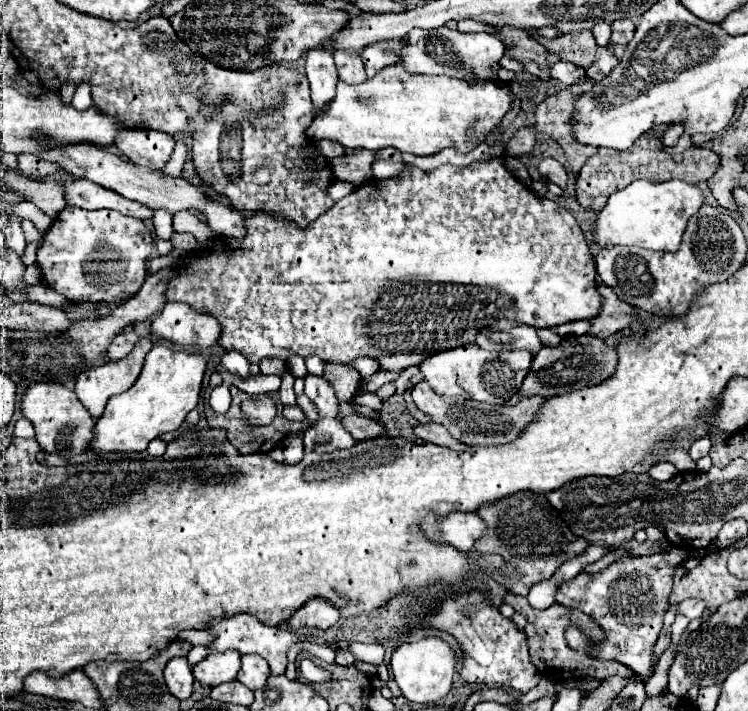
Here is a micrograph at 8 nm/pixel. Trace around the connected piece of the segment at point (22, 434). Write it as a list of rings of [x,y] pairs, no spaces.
[[[20,418],[20,420],[16,422],[14,436],[18,436],[18,438],[34,438],[34,428],[32,428],[32,424],[30,424],[26,418]]]

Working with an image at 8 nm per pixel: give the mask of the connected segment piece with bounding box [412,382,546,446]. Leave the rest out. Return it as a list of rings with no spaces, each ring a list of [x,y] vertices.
[[[418,382],[414,386],[412,400],[416,402],[418,410],[432,416],[432,420],[442,424],[444,428],[448,428],[448,432],[454,438],[458,438],[464,444],[472,444],[472,446],[500,446],[500,444],[508,444],[512,440],[516,440],[522,434],[522,430],[530,422],[534,422],[538,410],[546,402],[546,398],[542,398],[542,396],[532,396],[532,398],[524,398],[522,402],[518,402],[514,406],[512,404],[494,406],[494,404],[484,404],[484,402],[476,402],[476,400],[438,396],[428,386],[428,382]]]

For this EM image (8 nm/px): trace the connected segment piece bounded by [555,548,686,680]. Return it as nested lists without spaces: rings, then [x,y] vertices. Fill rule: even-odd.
[[[678,548],[666,554],[642,558],[626,556],[596,574],[578,574],[576,578],[560,584],[556,602],[588,614],[606,636],[602,642],[592,644],[586,636],[582,636],[576,624],[570,624],[566,628],[566,642],[570,648],[588,652],[600,660],[618,660],[620,664],[626,664],[634,674],[642,674],[648,680],[652,676],[650,648],[654,646],[654,640],[664,626],[664,612],[670,606],[668,596],[672,592],[672,576],[684,558],[686,554]]]

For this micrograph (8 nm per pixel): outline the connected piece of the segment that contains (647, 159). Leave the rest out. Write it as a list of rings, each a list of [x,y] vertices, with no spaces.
[[[642,134],[632,144],[632,148],[626,152],[614,152],[614,150],[600,148],[600,154],[588,158],[578,174],[578,180],[576,180],[578,202],[588,210],[598,212],[606,204],[606,198],[612,192],[626,188],[634,180],[646,178],[652,182],[666,182],[666,180],[678,178],[678,180],[686,180],[688,184],[698,184],[698,182],[708,180],[720,164],[718,154],[714,154],[712,150],[706,150],[706,148],[698,148],[698,152],[682,152],[682,154],[674,154],[674,156],[670,156],[666,152],[662,156],[658,156],[658,152],[662,152],[660,140],[654,138],[652,134]]]

